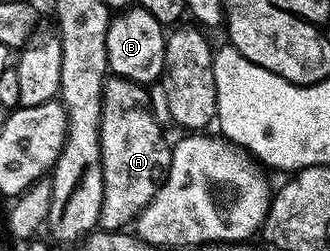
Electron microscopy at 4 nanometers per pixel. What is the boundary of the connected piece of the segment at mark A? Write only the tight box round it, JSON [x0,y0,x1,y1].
[99,77,172,231]

